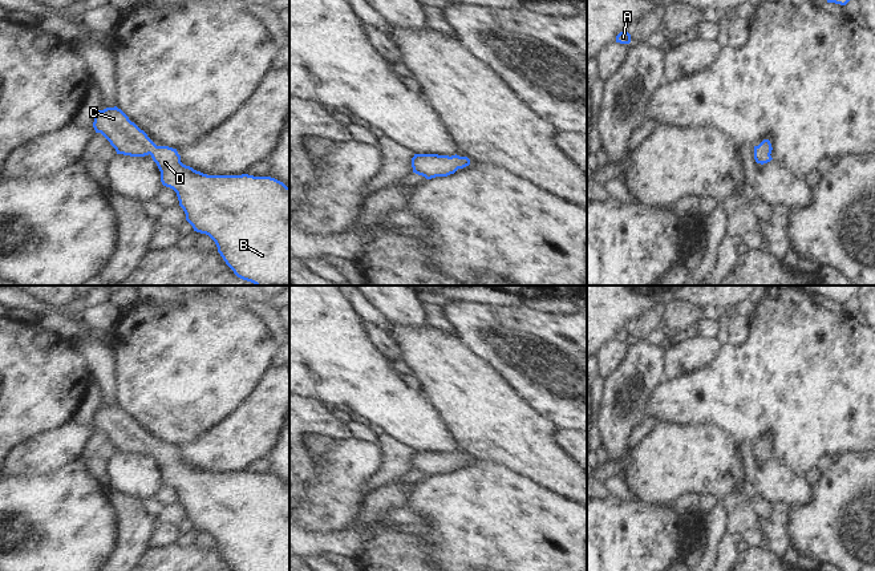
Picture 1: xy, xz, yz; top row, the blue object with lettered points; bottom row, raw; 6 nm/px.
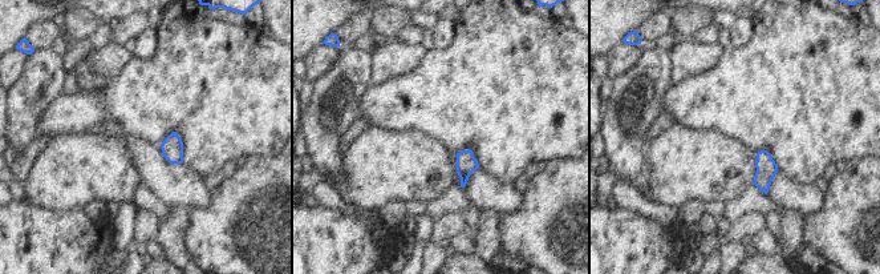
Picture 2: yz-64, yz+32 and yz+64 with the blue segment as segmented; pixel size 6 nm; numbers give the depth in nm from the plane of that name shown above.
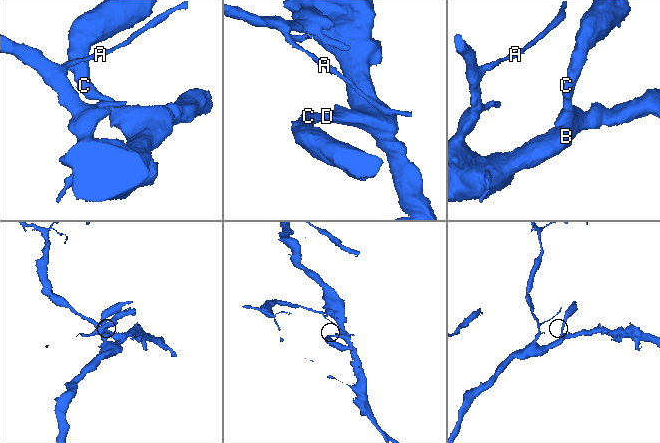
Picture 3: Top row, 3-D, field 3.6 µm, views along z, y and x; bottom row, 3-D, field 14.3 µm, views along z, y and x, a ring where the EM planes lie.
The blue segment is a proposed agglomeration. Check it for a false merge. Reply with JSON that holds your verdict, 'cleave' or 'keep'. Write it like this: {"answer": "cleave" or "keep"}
{"answer": "keep"}

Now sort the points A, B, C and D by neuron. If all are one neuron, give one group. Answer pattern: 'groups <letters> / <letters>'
groups A B C D

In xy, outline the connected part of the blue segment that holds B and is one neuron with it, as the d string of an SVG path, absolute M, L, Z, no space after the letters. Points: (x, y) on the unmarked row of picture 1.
M117 404L98 408L93 425L101 430L117 451L130 454L151 453L161 469L163 483L177 490L179 503L186 511L186 518L194 529L208 532L216 542L218 550L234 571L289 571L289 485L271 474L242 473L207 473L181 459L177 446L157 444L147 432L141 428Z

